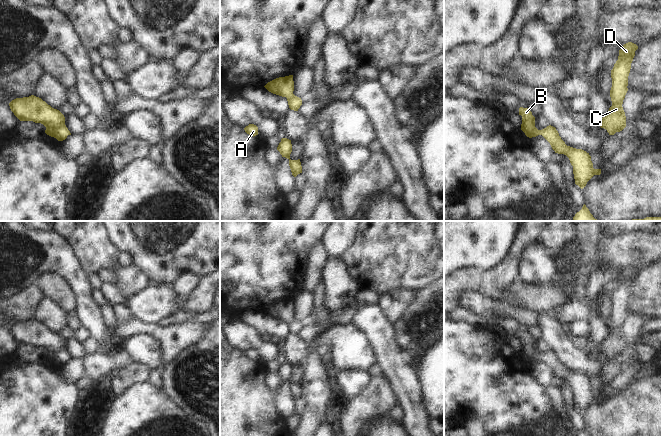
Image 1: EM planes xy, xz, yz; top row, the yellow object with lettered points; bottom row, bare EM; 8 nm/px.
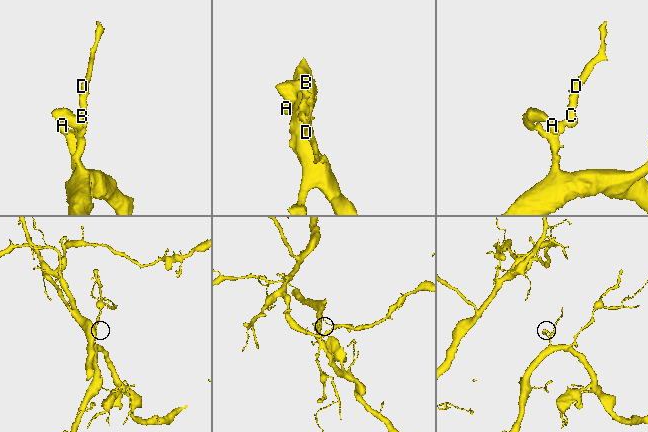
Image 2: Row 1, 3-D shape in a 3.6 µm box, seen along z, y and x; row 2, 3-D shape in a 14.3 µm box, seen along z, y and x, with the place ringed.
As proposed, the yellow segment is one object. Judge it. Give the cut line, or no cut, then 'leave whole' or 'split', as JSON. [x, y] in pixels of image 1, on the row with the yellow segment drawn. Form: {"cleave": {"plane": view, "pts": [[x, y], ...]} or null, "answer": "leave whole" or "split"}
{"cleave": null, "answer": "leave whole"}

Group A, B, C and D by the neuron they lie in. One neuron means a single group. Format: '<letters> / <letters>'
A B C D

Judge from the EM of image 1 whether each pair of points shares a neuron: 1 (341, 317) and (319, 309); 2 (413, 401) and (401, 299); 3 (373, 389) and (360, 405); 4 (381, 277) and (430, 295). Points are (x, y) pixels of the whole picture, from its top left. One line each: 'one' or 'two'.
1: one
2: two
3: one
4: two

